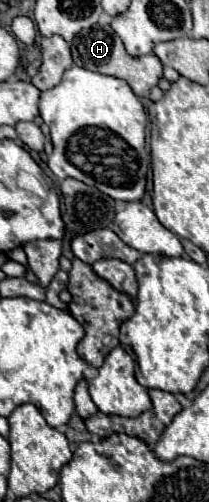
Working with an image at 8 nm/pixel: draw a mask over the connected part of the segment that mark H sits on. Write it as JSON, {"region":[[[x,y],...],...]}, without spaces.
{"region":[[[109,24],[105,26],[93,26],[89,30],[79,32],[73,42],[71,42],[71,52],[73,52],[73,62],[81,68],[99,72],[99,74],[107,74],[107,76],[115,76],[125,80],[131,90],[137,96],[149,96],[149,90],[153,86],[157,86],[157,82],[163,76],[163,64],[155,54],[147,54],[147,56],[129,56],[125,52],[125,46],[121,42],[121,38],[111,30]]]}

